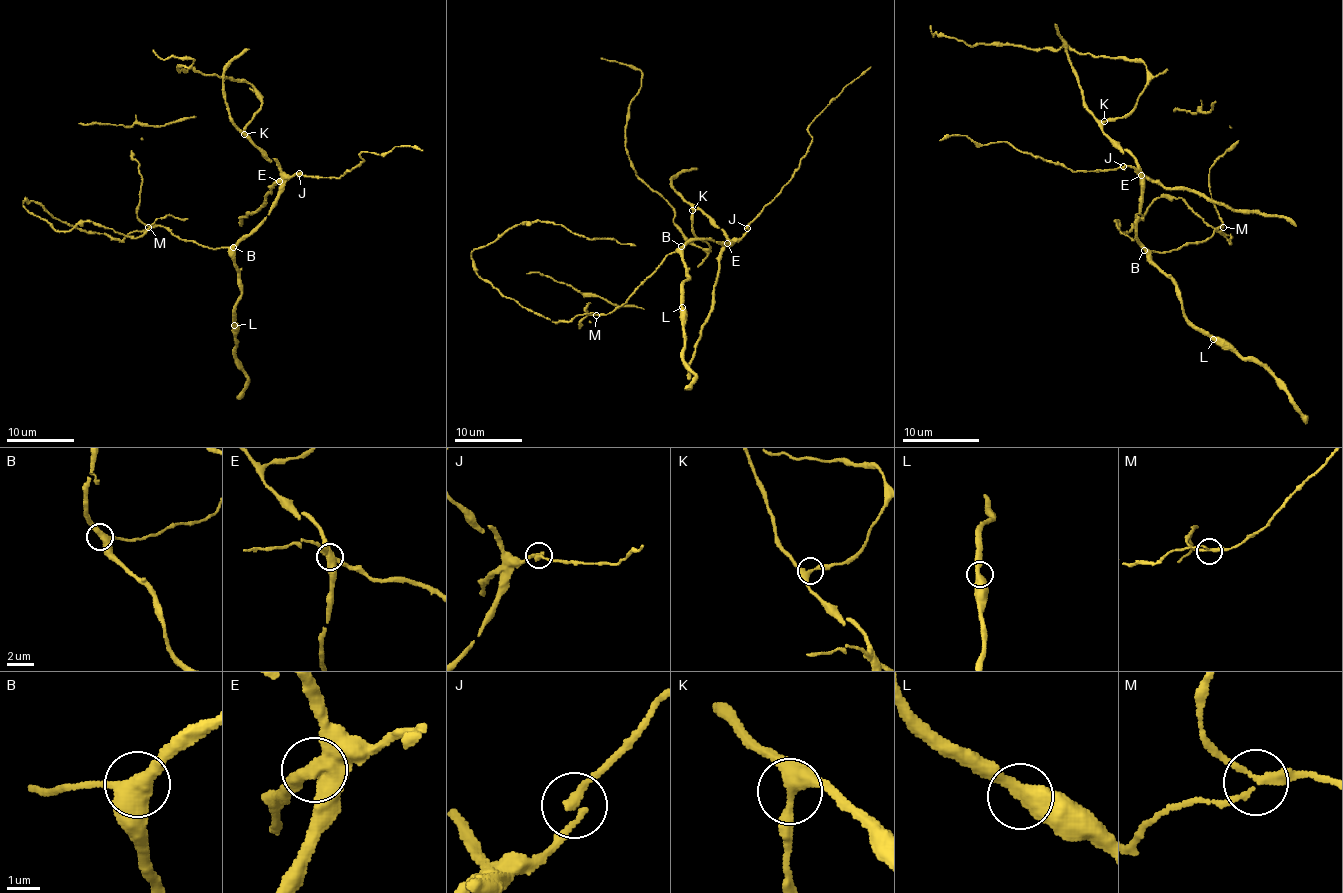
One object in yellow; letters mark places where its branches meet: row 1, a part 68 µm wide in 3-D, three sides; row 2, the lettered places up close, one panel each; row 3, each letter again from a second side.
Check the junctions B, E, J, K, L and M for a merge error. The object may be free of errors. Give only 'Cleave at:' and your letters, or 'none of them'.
Cleave at: E

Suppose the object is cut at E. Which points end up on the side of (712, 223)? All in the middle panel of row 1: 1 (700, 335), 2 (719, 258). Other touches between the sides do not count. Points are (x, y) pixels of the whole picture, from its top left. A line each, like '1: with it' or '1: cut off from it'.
1: cut off from it
2: cut off from it

